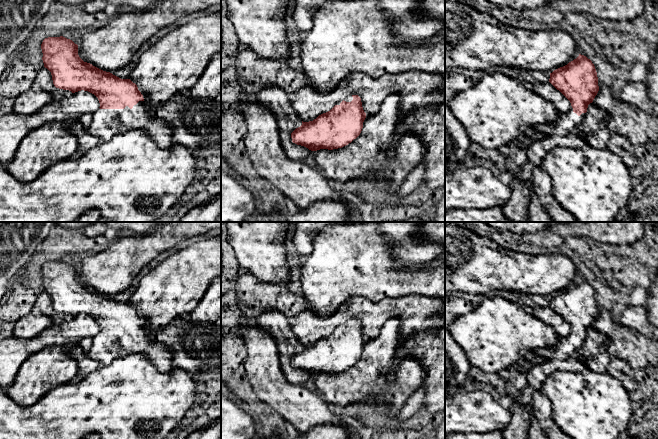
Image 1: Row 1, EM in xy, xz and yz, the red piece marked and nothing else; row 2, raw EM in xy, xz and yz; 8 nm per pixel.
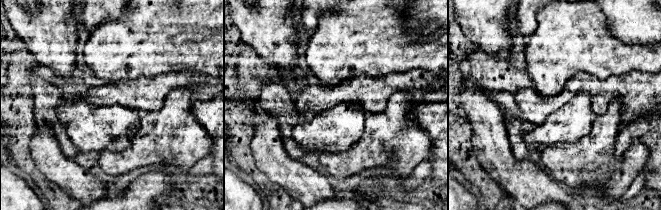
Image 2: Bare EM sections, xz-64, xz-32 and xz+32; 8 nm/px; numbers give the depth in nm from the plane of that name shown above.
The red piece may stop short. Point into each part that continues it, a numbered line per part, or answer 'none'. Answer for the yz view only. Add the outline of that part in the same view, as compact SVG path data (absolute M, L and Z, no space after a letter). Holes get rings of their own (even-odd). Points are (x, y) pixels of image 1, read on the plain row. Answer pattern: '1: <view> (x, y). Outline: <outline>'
1: yz (568, 346). Outline: M570 330L566 337L559 339L553 345L544 348L538 348L532 351L532 353L541 356L543 358L542 362L551 361L553 359L566 360L569 357L575 355L583 346L585 341L586 337L582 337L580 340L578 340L573 336L572 330Z

